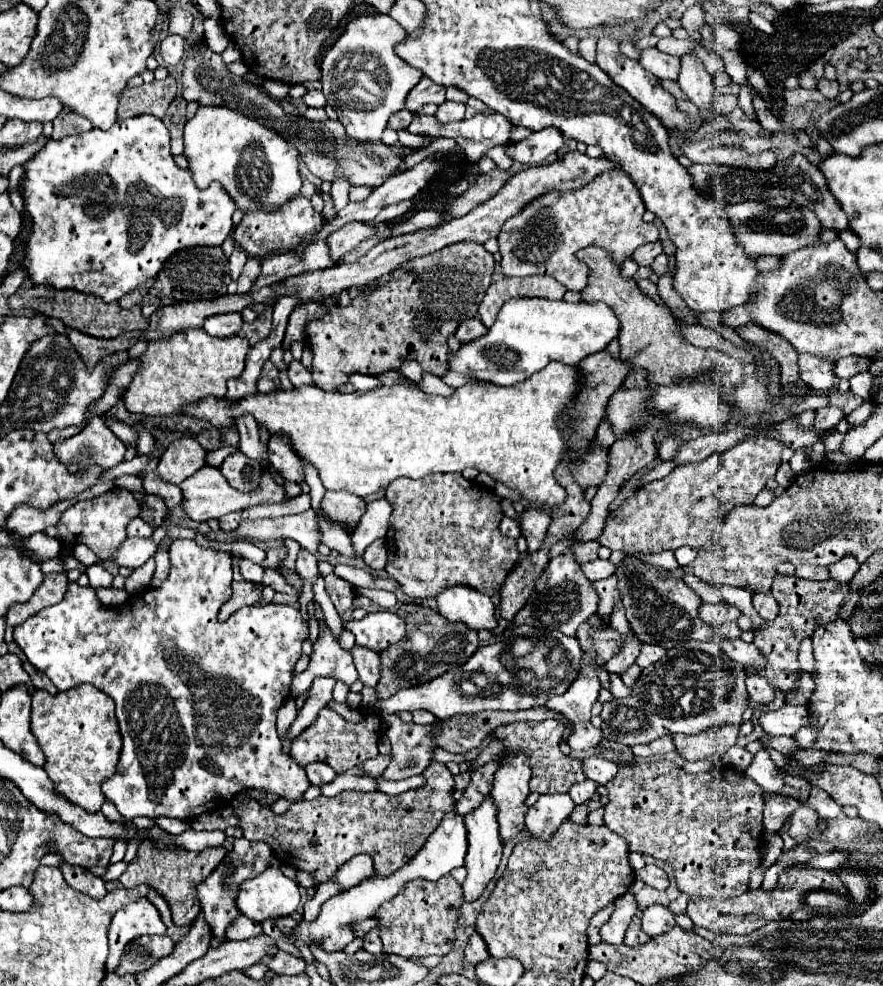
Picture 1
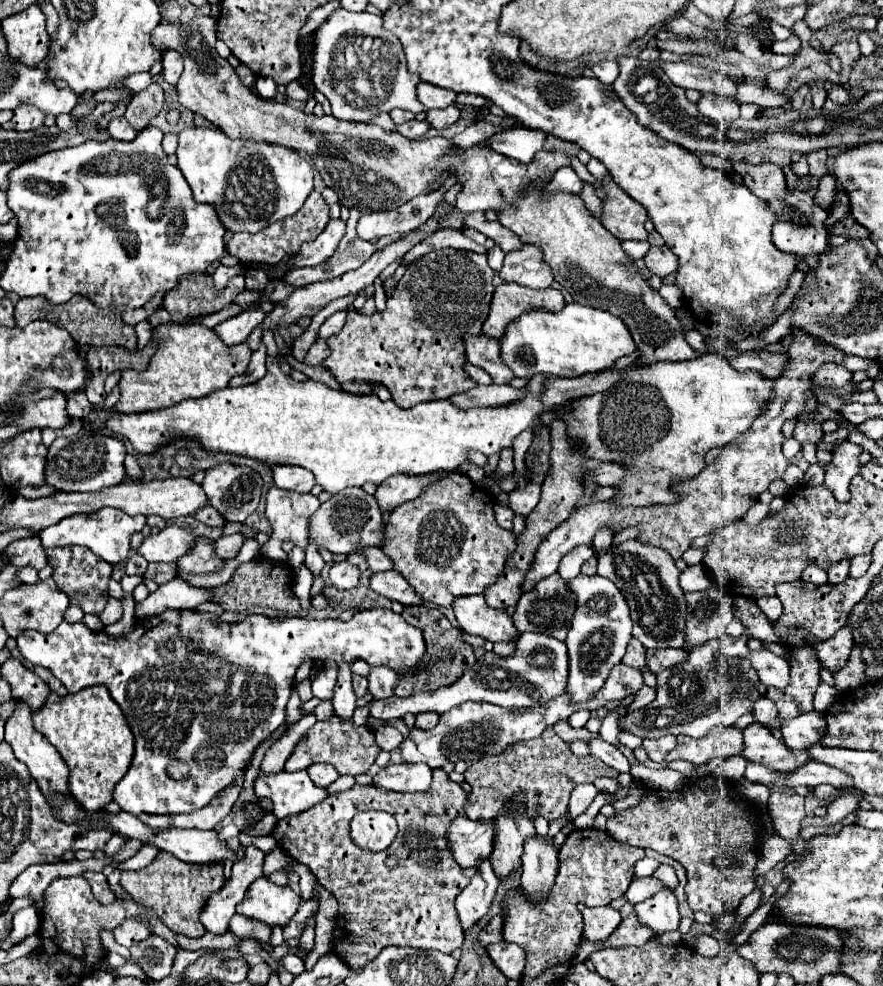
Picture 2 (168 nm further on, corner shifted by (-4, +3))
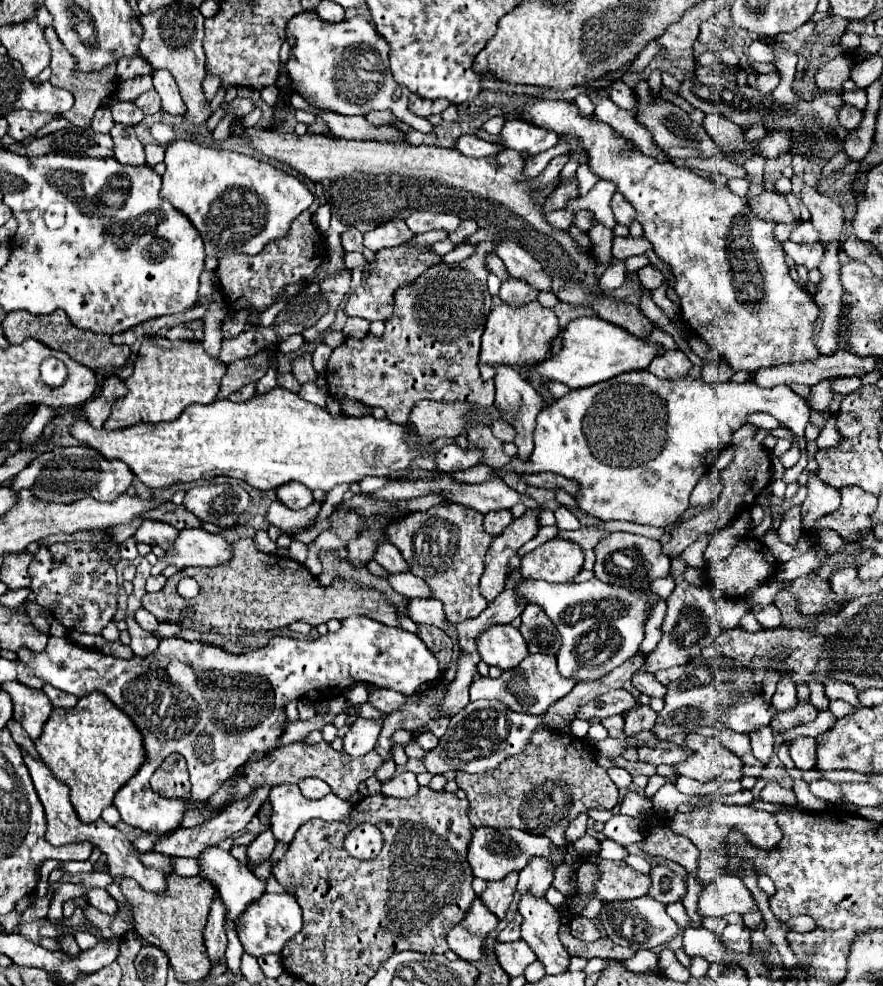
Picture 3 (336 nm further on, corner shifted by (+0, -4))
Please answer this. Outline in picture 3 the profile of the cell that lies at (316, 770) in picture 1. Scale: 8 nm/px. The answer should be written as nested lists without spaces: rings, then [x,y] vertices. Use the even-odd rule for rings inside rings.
[[[306,778],[306,780],[298,782],[298,786],[300,786],[302,794],[306,798],[312,798],[312,800],[322,798],[322,796],[326,796],[330,792],[330,786],[326,786],[326,782],[320,780],[320,778]]]

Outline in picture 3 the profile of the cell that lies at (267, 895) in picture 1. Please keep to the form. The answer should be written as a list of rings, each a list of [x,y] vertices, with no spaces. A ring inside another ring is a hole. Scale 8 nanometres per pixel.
[[[268,894],[260,896],[238,916],[238,938],[244,950],[256,958],[280,952],[282,946],[302,930],[302,910],[290,894]]]

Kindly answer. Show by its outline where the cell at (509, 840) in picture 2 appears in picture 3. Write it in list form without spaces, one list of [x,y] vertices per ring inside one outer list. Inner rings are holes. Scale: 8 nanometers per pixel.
[[[510,872],[502,880],[486,882],[486,890],[480,894],[480,898],[498,918],[504,918],[504,914],[512,902],[516,884],[518,884],[518,872]]]

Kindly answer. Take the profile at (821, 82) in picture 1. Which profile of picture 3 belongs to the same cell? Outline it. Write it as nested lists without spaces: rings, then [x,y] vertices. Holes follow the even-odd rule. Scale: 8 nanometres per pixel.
[[[844,104],[840,110],[838,110],[838,120],[844,128],[848,130],[856,130],[862,122],[862,110],[850,106],[850,104]]]

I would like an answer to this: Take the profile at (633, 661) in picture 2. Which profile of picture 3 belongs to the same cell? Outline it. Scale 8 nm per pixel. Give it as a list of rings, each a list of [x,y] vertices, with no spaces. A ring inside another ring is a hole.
[[[644,662],[642,666],[632,674],[632,686],[648,696],[656,696],[656,698],[664,698],[666,688],[662,684],[658,684],[658,680],[654,680],[654,676],[650,672],[644,670]]]

